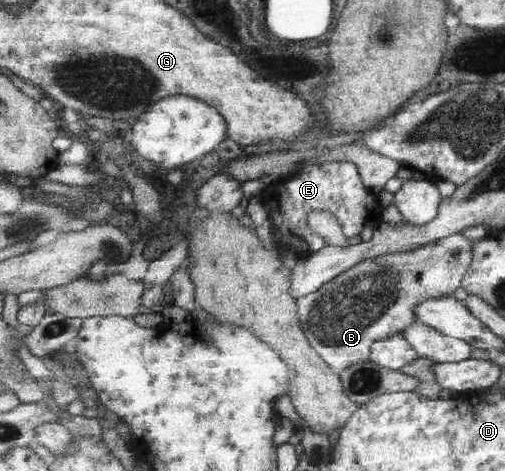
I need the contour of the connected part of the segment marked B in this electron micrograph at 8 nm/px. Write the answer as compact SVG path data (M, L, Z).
M458 233L432 242L416 250L386 254L339 274L316 292L297 300L299 317L307 339L319 351L319 355L337 372L344 371L358 362L371 358L371 348L376 341L403 334L403 330L418 322L415 306L429 298L450 295L461 287L463 278L471 268L474 257L473 241Z

